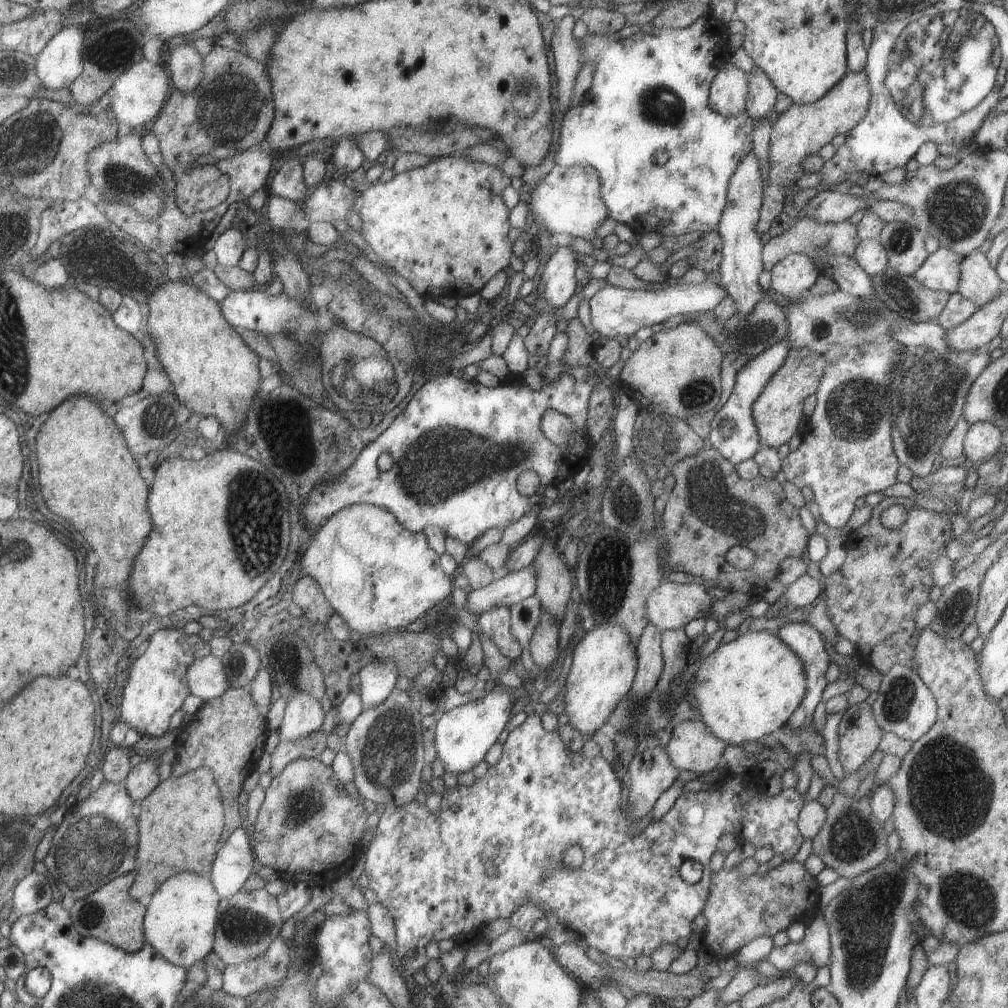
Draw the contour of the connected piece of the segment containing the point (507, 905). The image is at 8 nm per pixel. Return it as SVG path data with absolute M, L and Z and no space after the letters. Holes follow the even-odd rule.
M535 714L527 715L527 718L521 724L509 730L502 745L501 757L495 765L487 767L481 778L475 778L473 784L457 784L454 787L445 787L440 796L439 807L435 811L429 813L425 804L419 804L415 799L402 805L396 805L393 801L389 801L379 807L379 820L375 827L376 837L373 838L369 848L363 852L361 858L364 863L363 873L368 878L367 888L375 892L377 902L383 904L393 917L396 940L395 954L398 956L398 964L402 967L402 979L410 994L412 994L410 989L415 983L412 974L419 968L424 968L428 961L424 952L428 942L438 942L441 939L450 938L457 946L473 946L473 944L484 939L481 933L487 924L493 922L493 920L507 920L513 914L513 911L516 911L523 903L538 905L544 912L544 916L545 913L552 913L559 923L579 933L579 936L584 938L588 946L604 952L607 957L613 956L624 960L635 958L640 954L650 955L651 951L657 948L661 942L670 942L678 946L679 950L683 952L688 936L692 932L691 920L702 912L708 897L712 873L709 866L710 858L713 853L717 852L715 843L719 836L729 832L735 836L739 844L753 845L756 850L765 844L769 844L773 848L774 854L780 854L784 860L791 860L792 856L799 850L801 842L803 842L801 833L796 827L799 811L805 803L800 792L795 788L783 789L772 797L765 792L759 798L753 798L750 790L747 790L747 786L743 786L742 776L738 774L733 774L732 778L725 777L725 780L721 782L721 788L712 788L711 792L681 793L673 806L663 816L651 820L640 832L633 831L629 827L630 820L622 817L619 813L619 792L621 792L623 784L612 765L609 765L601 756L588 759L581 752L572 752L565 747L556 731L547 731L541 727L539 718ZM569 845L577 845L582 850L584 861L578 867L566 867L562 861L564 850ZM686 859L696 860L702 866L701 878L693 884L689 884L679 877L679 866ZM489 860L494 864L496 872L494 875L486 873L484 864ZM470 931L474 933L474 936L468 939ZM410 950L415 952L413 959L406 957Z

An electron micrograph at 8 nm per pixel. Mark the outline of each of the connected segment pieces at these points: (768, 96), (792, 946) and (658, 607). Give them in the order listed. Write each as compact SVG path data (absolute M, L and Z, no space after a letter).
M757 69L748 76L748 91L746 98L746 113L753 122L765 118L773 110L777 90L766 74Z
M818 910L806 919L805 934L799 942L789 941L782 948L773 947L765 960L782 974L799 962L809 962L816 968L825 966L830 955L828 928L823 914Z
M663 580L645 601L648 622L661 630L684 627L690 620L711 616L712 598L701 584Z

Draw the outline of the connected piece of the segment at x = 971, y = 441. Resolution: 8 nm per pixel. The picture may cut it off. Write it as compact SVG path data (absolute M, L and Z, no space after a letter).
M974 422L965 433L962 452L965 452L967 466L988 463L1002 442L1001 430L990 422Z

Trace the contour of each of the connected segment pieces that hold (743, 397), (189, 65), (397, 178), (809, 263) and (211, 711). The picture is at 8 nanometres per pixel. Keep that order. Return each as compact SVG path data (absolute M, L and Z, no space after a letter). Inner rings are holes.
M783 337L773 346L767 348L762 353L756 354L743 364L735 374L735 381L732 391L725 404L715 410L715 414L710 422L710 431L708 434L708 445L718 450L723 458L726 458L733 464L740 463L742 460L752 458L752 456L761 448L759 435L752 417L751 407L755 399L759 396L762 388L769 382L773 373L783 364L788 355L790 346L789 341ZM729 419L732 424L729 427L729 436L721 436L719 427L722 420Z
M192 44L179 45L168 50L164 60L173 86L189 94L201 82L203 57Z
M447 155L436 159L429 160L428 163L423 164L422 167L416 167L402 173L398 173L391 177L387 182L377 180L370 184L365 184L365 189L358 194L357 215L362 220L362 238L372 250L372 254L376 254L385 266L391 267L391 272L403 276L412 288L417 291L423 298L438 301L439 298L449 296L453 298L461 298L475 294L483 288L483 285L493 278L499 270L504 270L509 265L509 258L511 258L512 242L509 240L508 232L510 229L507 223L507 214L509 208L502 201L501 191L510 185L511 179L501 171L496 165L490 165L481 161L470 161L463 155Z
M791 253L773 265L769 288L795 299L807 292L820 273L818 266L806 254Z
M229 687L221 696L206 700L193 718L185 726L179 727L173 745L177 762L172 762L171 776L177 777L185 770L197 767L210 768L224 810L222 840L242 822L237 796L245 777L256 770L258 760L264 753L267 730L266 719L259 714L249 691L239 687Z

